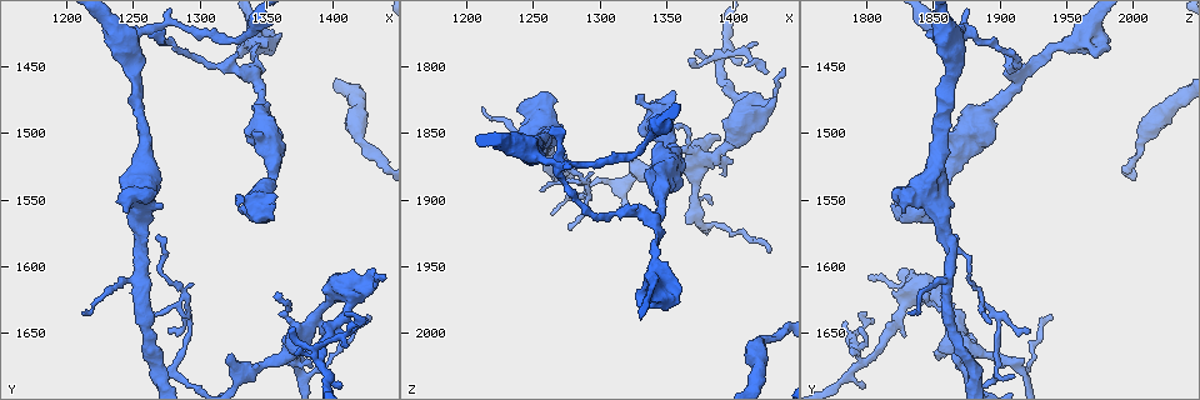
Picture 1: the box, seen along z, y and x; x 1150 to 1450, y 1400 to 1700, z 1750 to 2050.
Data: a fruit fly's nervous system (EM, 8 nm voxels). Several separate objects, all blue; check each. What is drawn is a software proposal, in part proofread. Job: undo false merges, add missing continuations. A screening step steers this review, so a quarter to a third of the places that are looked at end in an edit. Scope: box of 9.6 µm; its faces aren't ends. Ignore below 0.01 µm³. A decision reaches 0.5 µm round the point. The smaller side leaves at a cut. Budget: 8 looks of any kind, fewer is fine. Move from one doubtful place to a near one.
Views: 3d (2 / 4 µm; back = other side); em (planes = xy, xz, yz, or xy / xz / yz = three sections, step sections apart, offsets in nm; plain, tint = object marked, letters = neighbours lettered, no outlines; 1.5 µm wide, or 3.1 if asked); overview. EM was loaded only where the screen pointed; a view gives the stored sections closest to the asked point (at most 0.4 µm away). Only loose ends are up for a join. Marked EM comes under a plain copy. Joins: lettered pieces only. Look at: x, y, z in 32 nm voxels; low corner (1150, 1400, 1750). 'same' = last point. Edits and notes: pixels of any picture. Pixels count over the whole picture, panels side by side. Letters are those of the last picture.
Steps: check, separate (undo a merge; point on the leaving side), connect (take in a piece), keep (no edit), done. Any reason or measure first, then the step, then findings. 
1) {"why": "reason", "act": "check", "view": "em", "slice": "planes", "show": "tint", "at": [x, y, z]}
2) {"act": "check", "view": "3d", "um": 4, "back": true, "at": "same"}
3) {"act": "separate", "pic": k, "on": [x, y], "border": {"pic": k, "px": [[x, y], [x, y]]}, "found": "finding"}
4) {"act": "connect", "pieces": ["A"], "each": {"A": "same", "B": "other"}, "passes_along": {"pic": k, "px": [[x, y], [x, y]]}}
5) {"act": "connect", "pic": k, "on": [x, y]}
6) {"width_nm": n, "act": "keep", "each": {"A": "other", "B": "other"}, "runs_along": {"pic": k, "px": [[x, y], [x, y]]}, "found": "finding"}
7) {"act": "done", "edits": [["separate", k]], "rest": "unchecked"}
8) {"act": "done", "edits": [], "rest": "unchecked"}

{"why": "thin end", "act": "check", "view": "3d", "um": 2, "at": [1424, 1636, 1938]}

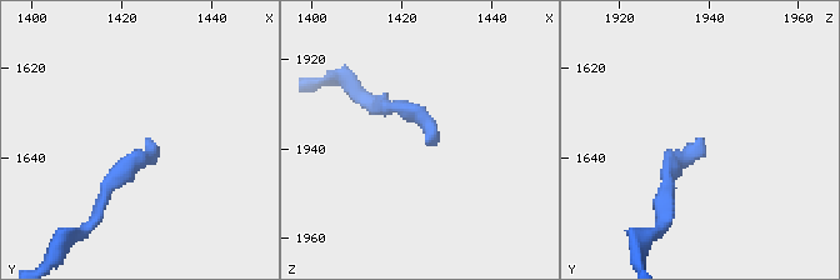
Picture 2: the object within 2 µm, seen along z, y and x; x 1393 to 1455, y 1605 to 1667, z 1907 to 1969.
{"act": "check", "view": "em", "slice": "xy", "step": 8, "show": "letters", "at": [1425, 1636, 1938]}

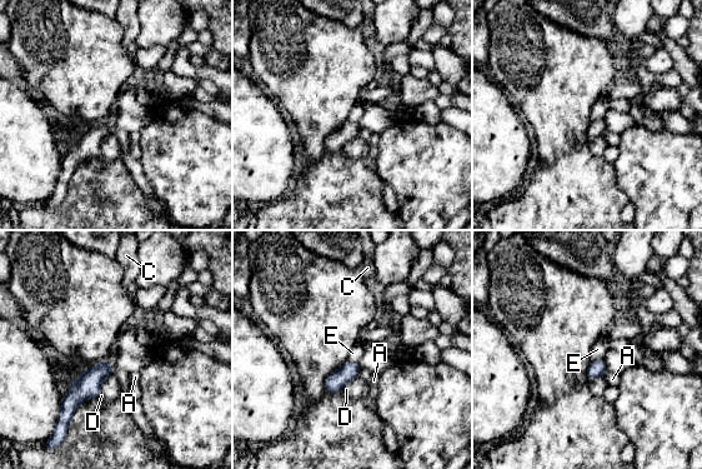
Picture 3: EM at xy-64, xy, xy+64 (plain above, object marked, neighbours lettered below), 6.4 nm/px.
{"act": "check", "view": "em", "slice": "xz", "step": 4, "show": "letters", "at": "same"}

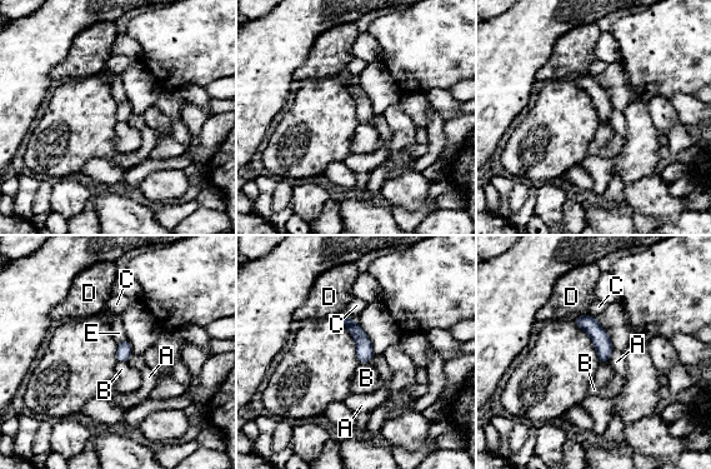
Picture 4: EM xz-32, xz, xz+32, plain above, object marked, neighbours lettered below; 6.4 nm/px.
{"act": "keep", "each": {"A": "other", "B": "other", "C": "other", "D": "other", "E": "other"}, "found": "no lettered piece goes on from it"}

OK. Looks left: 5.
{"why": "branch stops here", "act": "check", "view": "em", "slice": "planes", "show": "letters", "at": [1390, 1656, 1882]}

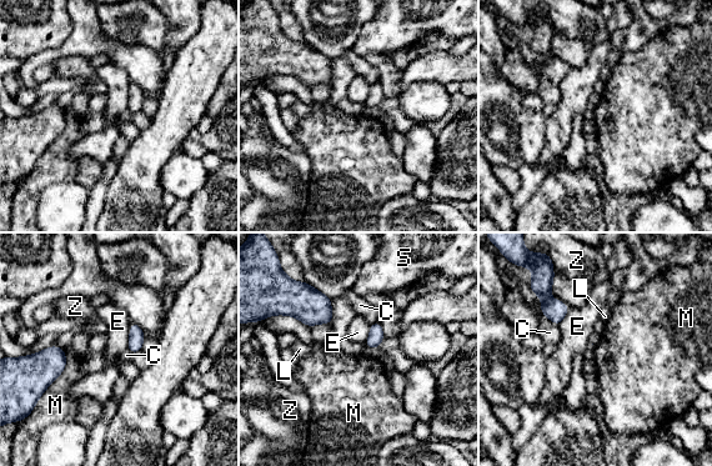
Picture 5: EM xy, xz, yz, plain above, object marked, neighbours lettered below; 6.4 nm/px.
{"act": "keep", "each": {"C": "other", "E": "other", "L": "other", "M": "other", "S": "other", "Z": "other"}, "border": {"pic": 5, "px": [[64, 349], [65, 367], [44, 392]]}, "found": "no lettered piece goes on from it"}

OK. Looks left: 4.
{"act": "check", "view": "em", "slice": "xz", "step": 4, "show": "letters", "at": [1262, 1422, 1870]}

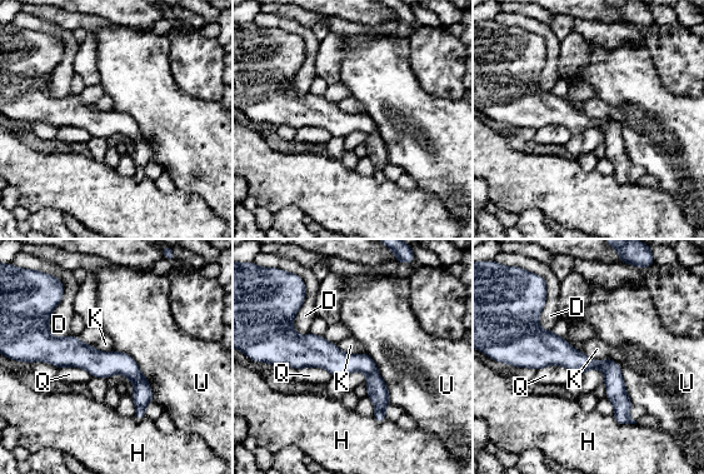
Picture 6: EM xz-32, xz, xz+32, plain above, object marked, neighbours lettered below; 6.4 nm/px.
{"act": "separate", "pic": 6, "on": [141, 395], "each": {"D": "other", "H": "other", "K": "other", "Q": "other", "U": "other"}, "part_leaving": {"pic": 6, "px": [[613, 364], [615, 392], [628, 420]]}, "found": "a second neuron is stuck on"}

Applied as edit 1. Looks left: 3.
{"act": "done", "edits": [["separate", 6]], "rest": "unchecked"}

